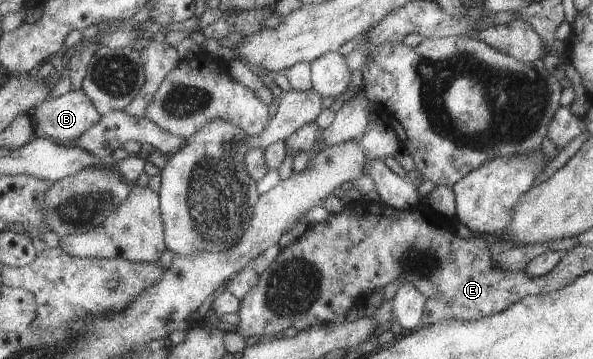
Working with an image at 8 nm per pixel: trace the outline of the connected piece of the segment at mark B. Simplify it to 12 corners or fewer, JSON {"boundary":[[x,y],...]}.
{"boundary":[[81,88],[33,112],[39,135],[72,144],[101,122]]}

